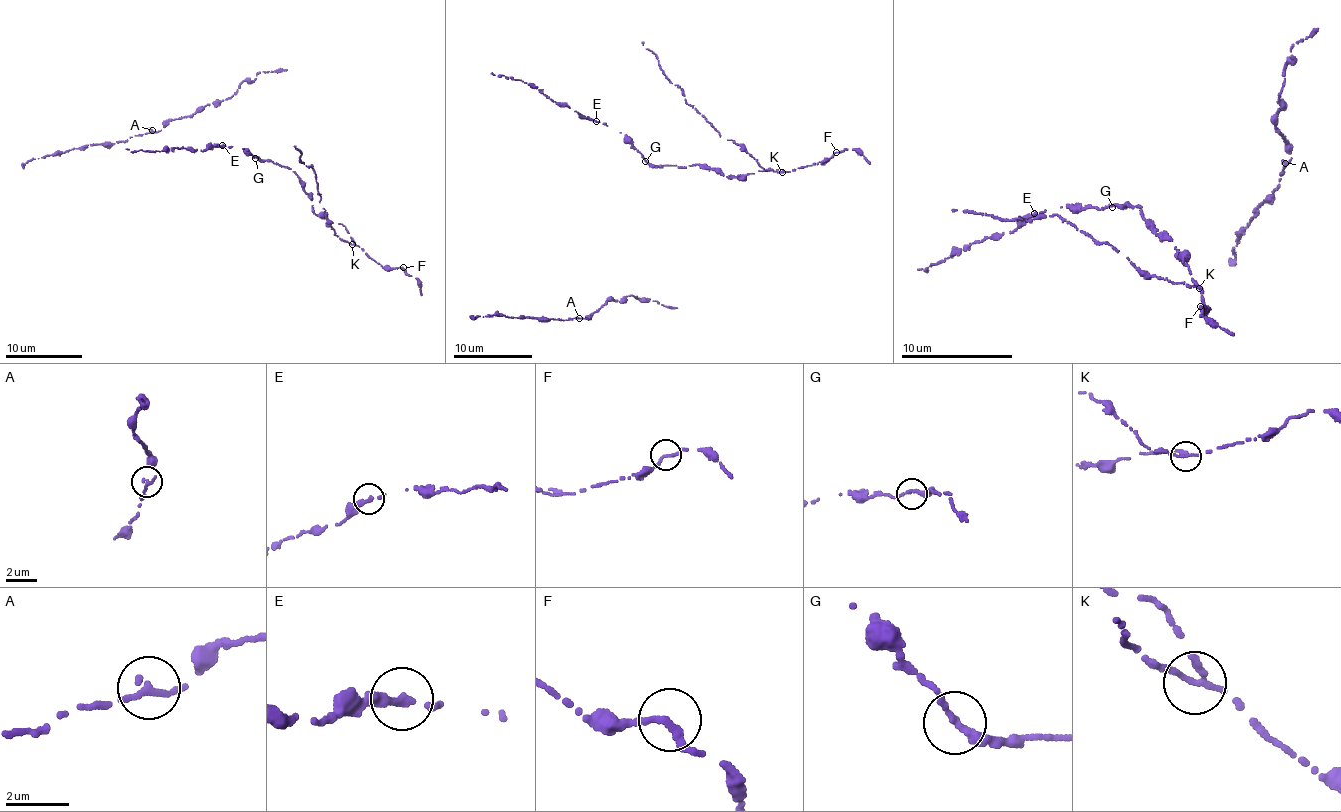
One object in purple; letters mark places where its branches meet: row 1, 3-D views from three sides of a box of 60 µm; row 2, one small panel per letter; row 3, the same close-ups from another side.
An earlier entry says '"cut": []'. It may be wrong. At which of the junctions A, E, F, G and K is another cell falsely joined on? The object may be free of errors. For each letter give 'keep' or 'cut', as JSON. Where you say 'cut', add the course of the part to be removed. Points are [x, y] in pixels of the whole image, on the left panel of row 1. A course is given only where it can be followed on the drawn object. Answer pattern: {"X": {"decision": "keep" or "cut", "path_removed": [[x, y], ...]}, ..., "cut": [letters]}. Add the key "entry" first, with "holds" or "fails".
{"entry": "fails", "A": {"decision": "keep"}, "E": {"decision": "keep"}, "F": {"decision": "keep"}, "G": {"decision": "keep"}, "K": {"decision": "cut", "path_removed": [[351, 245], [330, 225], [318, 202], [321, 197], [312, 165], [301, 163], [301, 153], [295, 147]]}, "cut": ["K"]}

